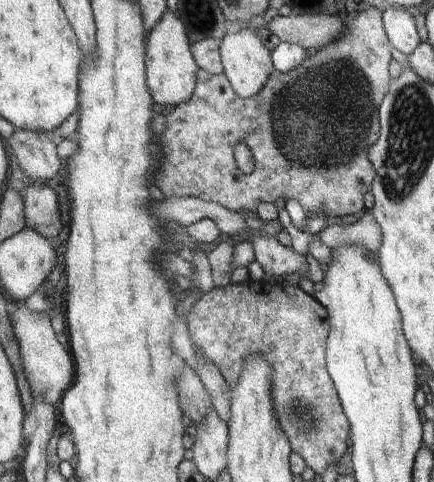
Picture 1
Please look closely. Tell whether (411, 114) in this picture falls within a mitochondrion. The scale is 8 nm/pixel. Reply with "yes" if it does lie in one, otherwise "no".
yes

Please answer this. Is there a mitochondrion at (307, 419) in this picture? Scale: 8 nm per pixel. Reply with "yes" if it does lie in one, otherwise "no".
yes

